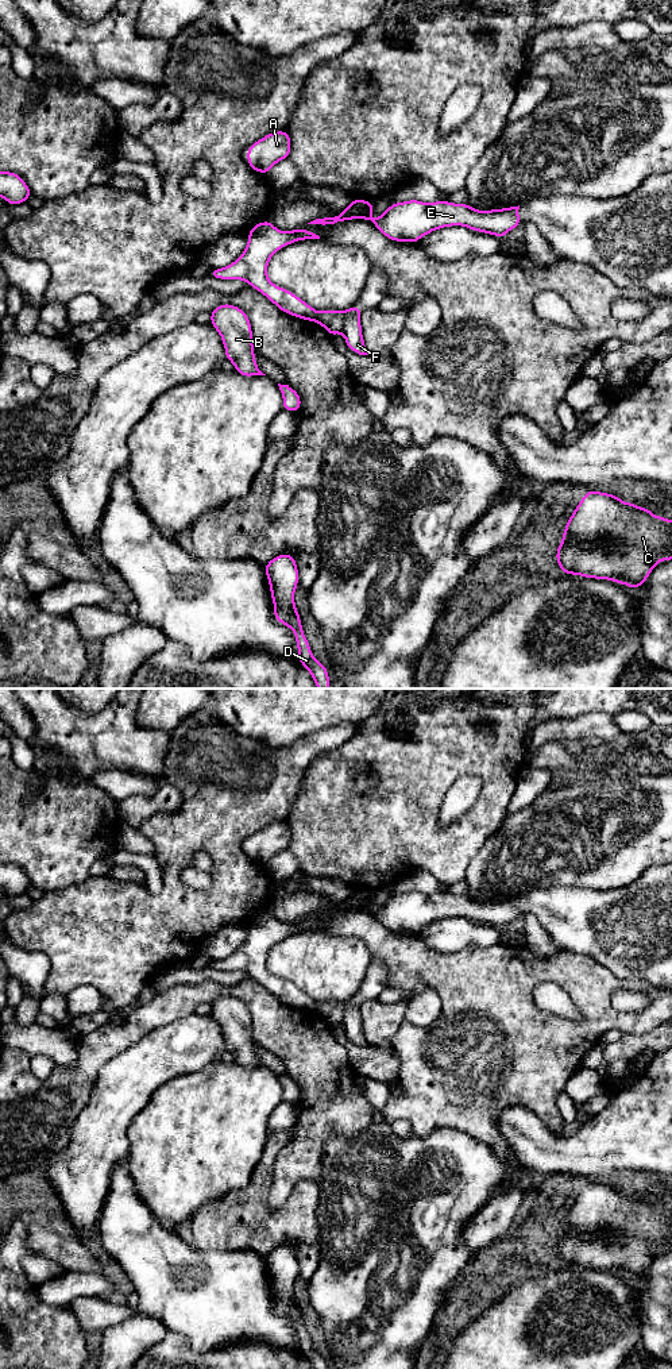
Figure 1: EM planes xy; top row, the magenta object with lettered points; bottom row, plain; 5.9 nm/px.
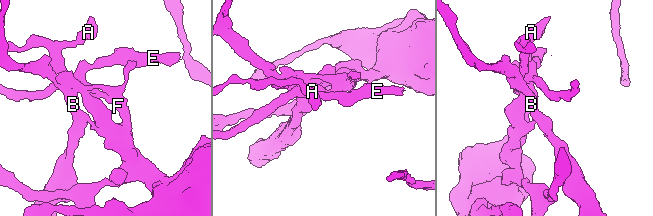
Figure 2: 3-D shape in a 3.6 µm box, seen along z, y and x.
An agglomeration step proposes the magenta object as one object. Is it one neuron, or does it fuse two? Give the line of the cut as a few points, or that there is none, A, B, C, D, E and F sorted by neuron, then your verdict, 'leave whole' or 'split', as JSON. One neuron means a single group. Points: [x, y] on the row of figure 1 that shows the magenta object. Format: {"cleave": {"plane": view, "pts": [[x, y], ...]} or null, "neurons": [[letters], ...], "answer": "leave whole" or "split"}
{"cleave": {"plane": "xy", "pts": [[347, 311], [344, 326], [340, 331]]}, "neurons": [["A", "C", "D", "E", "F"], ["B"]], "answer": "split"}

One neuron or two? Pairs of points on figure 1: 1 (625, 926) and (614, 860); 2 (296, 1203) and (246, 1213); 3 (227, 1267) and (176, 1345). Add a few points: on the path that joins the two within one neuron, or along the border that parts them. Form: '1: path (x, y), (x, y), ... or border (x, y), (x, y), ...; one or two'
1: border (645, 870), (621, 887), (587, 889); two
2: path (284, 1215), (281, 1218), (258, 1218); one
3: border (168, 1331), (180, 1334), (196, 1352), (211, 1349); two

